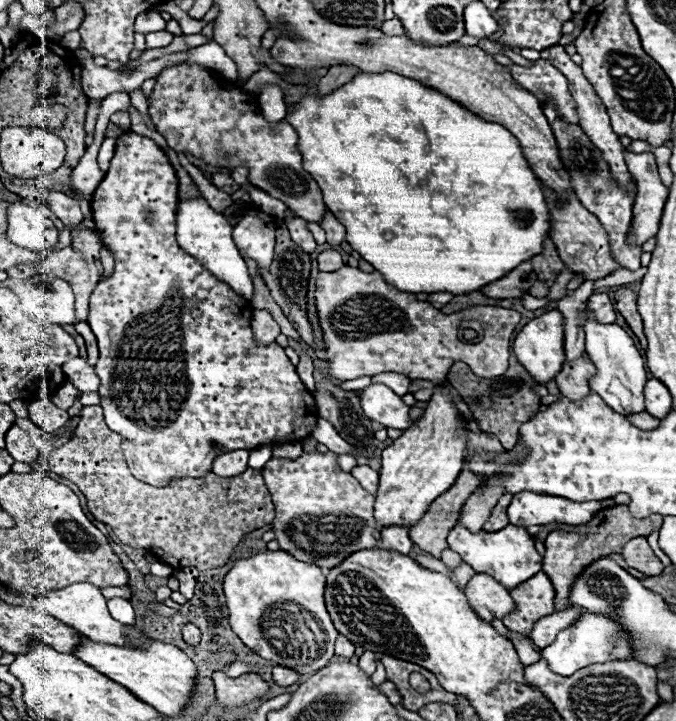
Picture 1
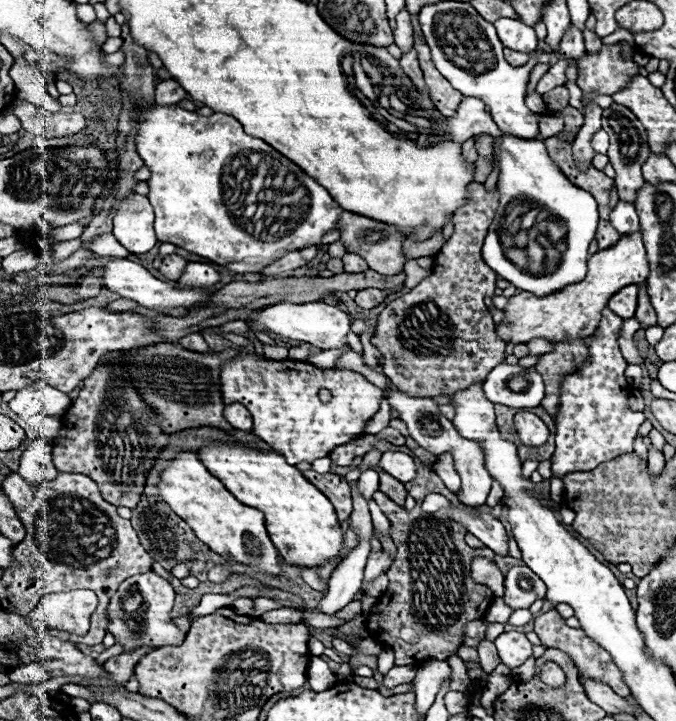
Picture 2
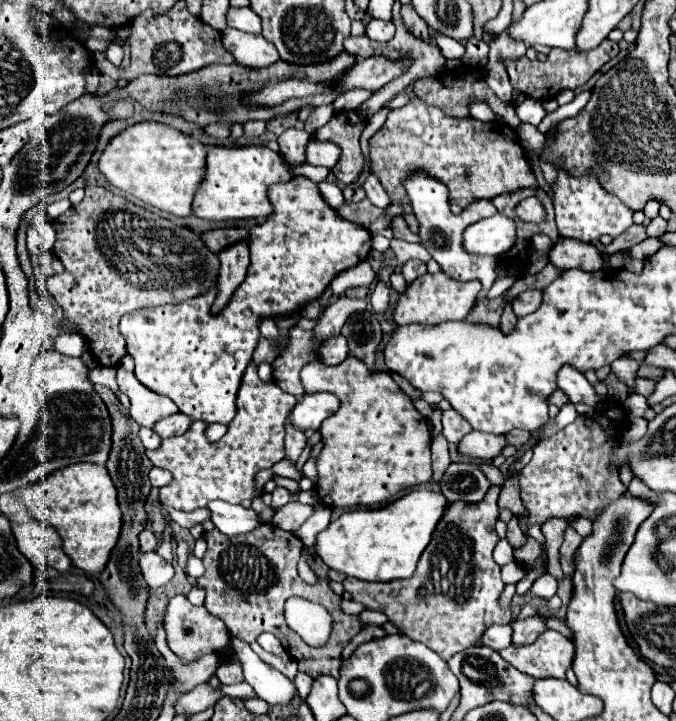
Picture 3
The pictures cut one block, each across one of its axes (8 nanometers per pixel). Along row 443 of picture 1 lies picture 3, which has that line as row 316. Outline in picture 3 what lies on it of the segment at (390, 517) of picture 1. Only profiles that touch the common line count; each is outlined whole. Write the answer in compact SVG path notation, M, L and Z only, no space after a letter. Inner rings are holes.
M444 272L424 274L420 278L416 278L412 284L408 284L406 292L398 298L398 302L394 306L394 322L398 326L404 326L410 322L442 324L448 320L464 320L468 316L468 312L474 308L478 296L480 296L480 290L482 290L480 280L460 282L460 280L446 276Z

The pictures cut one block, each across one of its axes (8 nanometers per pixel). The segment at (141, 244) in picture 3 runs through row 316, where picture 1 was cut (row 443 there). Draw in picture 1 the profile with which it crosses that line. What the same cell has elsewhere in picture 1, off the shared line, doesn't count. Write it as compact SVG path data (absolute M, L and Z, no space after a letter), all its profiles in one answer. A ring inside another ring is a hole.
M84 406L80 412L80 422L74 432L76 436L70 442L50 452L50 458L48 458L50 470L74 482L80 488L80 492L88 500L88 508L92 516L104 522L106 526L110 526L122 544L130 548L146 548L176 570L194 566L204 572L204 570L226 566L232 550L246 534L262 526L268 526L274 520L274 504L270 500L270 492L264 484L260 470L248 468L240 476L232 476L232 478L222 478L210 472L206 478L200 478L200 480L186 478L186 480L176 480L168 488L154 488L136 480L128 472L128 466L122 456L122 448L120 448L122 438L106 426L100 406Z

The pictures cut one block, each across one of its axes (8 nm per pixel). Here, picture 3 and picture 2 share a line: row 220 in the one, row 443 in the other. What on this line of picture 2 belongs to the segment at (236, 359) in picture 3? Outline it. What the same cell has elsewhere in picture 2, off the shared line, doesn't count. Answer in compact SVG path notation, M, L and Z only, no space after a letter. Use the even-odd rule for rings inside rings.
M240 350L236 358L224 362L220 366L220 392L226 406L240 402L244 404L252 418L254 418L254 436L258 436L262 442L266 442L272 450L282 454L288 464L296 466L298 462L314 462L318 458L328 456L334 448L344 446L360 436L364 436L366 422L380 410L380 402L384 398L384 392L376 386L372 386L364 376L352 372L352 370L338 370L338 368L316 368L308 362L296 362L296 360L270 360L266 356L256 356L254 352ZM320 390L330 390L332 398L330 402L320 400Z

